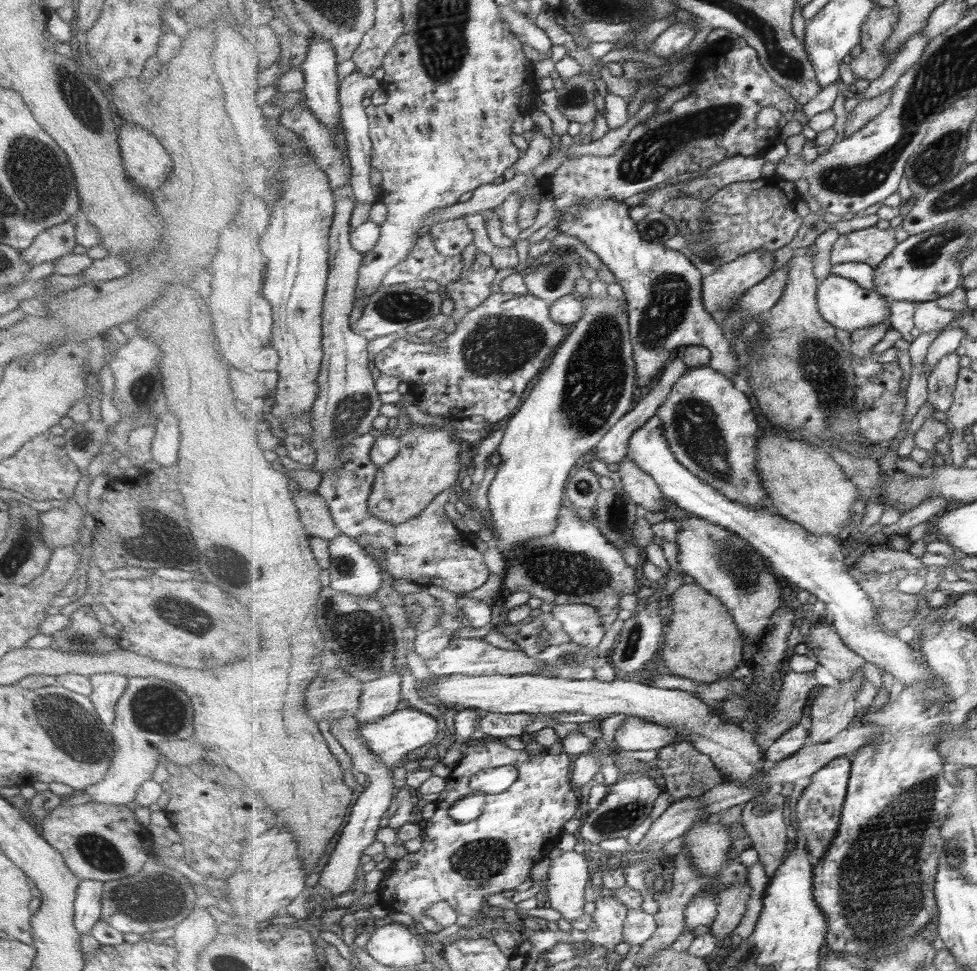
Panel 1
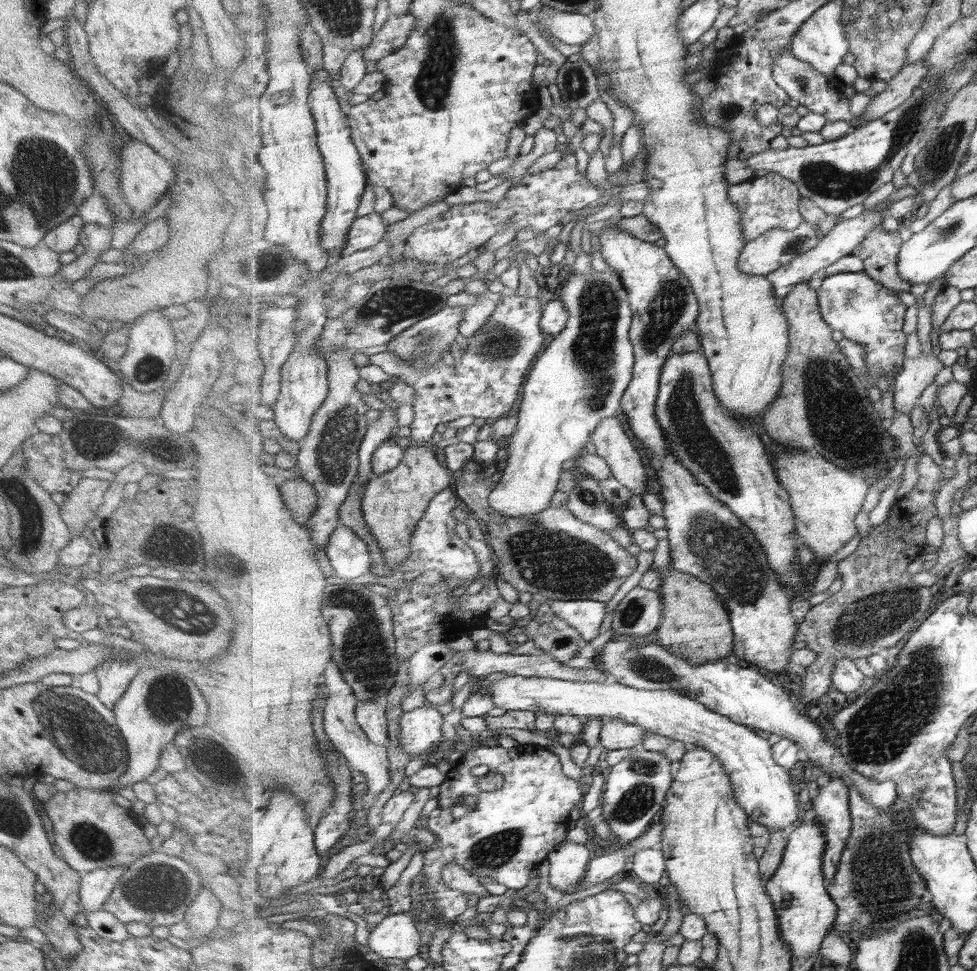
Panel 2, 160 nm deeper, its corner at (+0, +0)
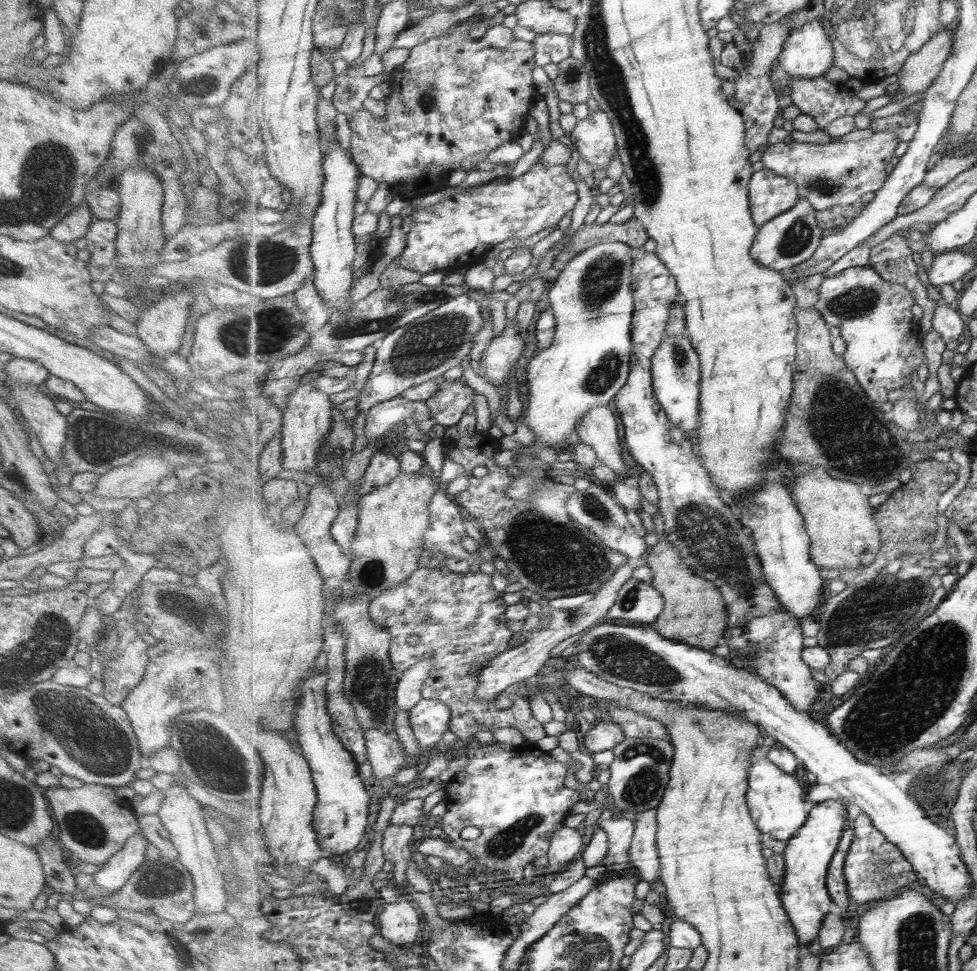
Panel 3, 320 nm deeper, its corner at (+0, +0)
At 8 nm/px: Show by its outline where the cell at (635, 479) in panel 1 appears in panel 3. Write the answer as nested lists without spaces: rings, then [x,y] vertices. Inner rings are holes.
[[[609,406],[592,408],[576,424],[576,434],[580,440],[595,449],[598,458],[621,476],[635,472],[625,465],[621,438],[619,438],[619,418]]]

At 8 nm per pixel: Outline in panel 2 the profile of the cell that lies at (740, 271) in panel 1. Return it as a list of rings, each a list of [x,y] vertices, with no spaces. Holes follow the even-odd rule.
[[[808,221],[797,230],[775,228],[746,244],[739,258],[739,266],[747,274],[767,277],[801,257],[801,254],[816,249],[819,242],[813,224]]]

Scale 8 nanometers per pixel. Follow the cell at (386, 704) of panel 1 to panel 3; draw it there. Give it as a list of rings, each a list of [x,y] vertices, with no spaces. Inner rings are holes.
[[[379,729],[365,730],[365,738],[369,752],[369,763],[373,776],[380,782],[395,775],[405,765],[405,752],[398,740],[389,733]]]

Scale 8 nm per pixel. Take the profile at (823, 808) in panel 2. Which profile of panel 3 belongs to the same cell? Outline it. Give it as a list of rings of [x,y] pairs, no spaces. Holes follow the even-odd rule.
[[[854,825],[846,826],[841,843],[837,848],[837,853],[833,856],[832,864],[828,870],[827,883],[829,892],[832,894],[833,902],[838,905],[844,916],[848,916],[853,908],[854,902],[849,892],[848,880],[845,878],[844,868],[846,859],[855,839]]]

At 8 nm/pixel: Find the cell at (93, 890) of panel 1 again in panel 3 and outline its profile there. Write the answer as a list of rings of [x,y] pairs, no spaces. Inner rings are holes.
[[[140,830],[128,839],[121,850],[115,852],[101,869],[91,874],[95,886],[99,886],[101,890],[111,891],[121,888],[131,874],[147,859],[145,847],[148,842]]]

